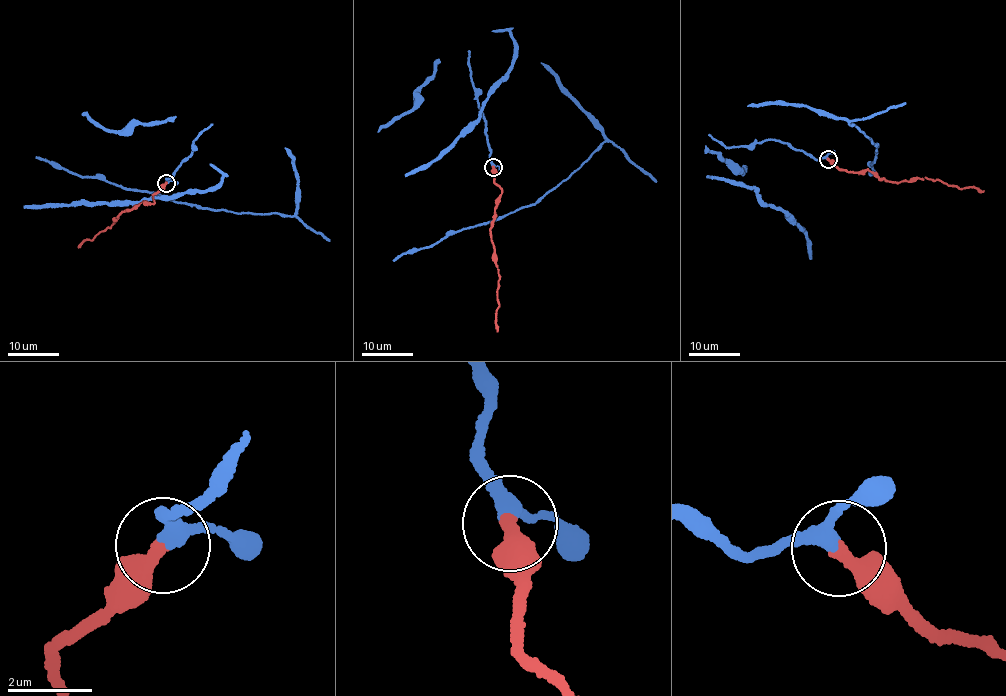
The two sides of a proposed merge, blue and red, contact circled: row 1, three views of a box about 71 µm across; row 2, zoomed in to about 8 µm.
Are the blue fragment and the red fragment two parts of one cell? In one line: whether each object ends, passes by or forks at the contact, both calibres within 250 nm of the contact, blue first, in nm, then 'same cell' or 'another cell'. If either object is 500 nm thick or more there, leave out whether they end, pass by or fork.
blue passes by; red ends there; 320 nm thick on the blue side, 400 nm on the other; same cell

